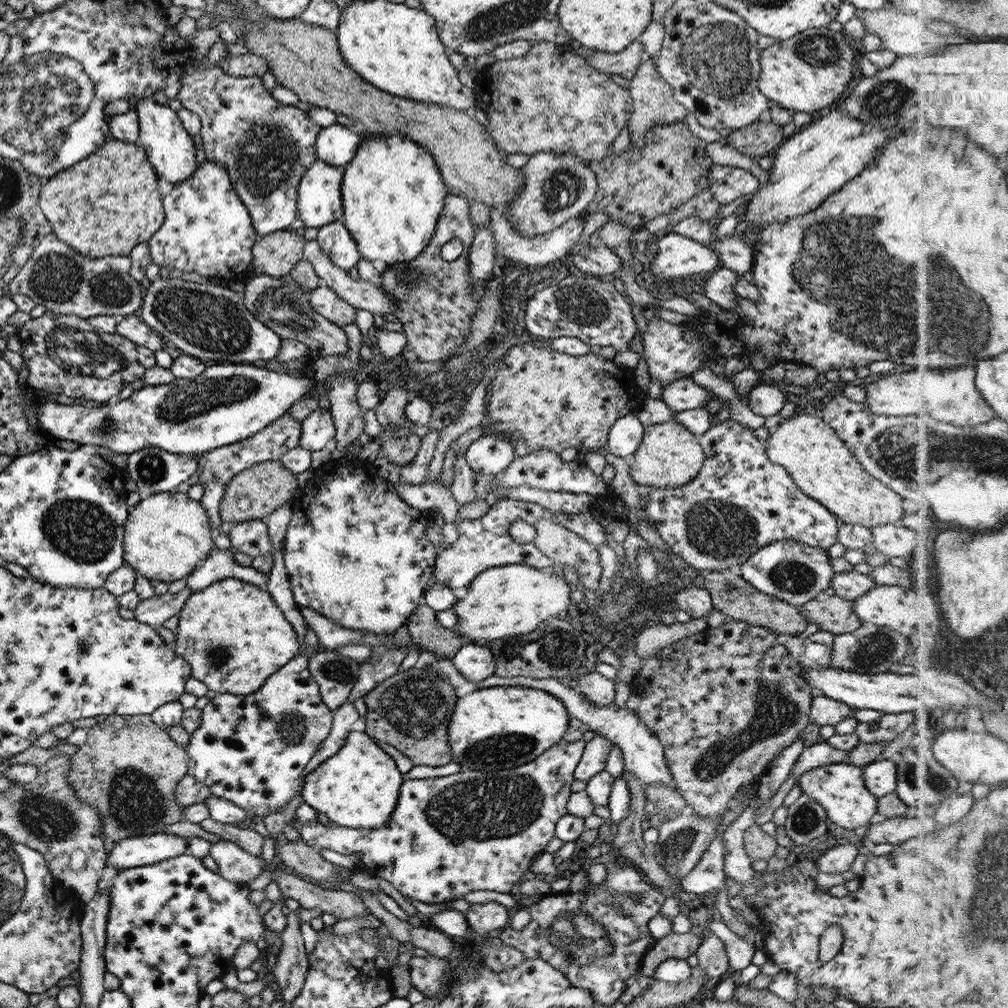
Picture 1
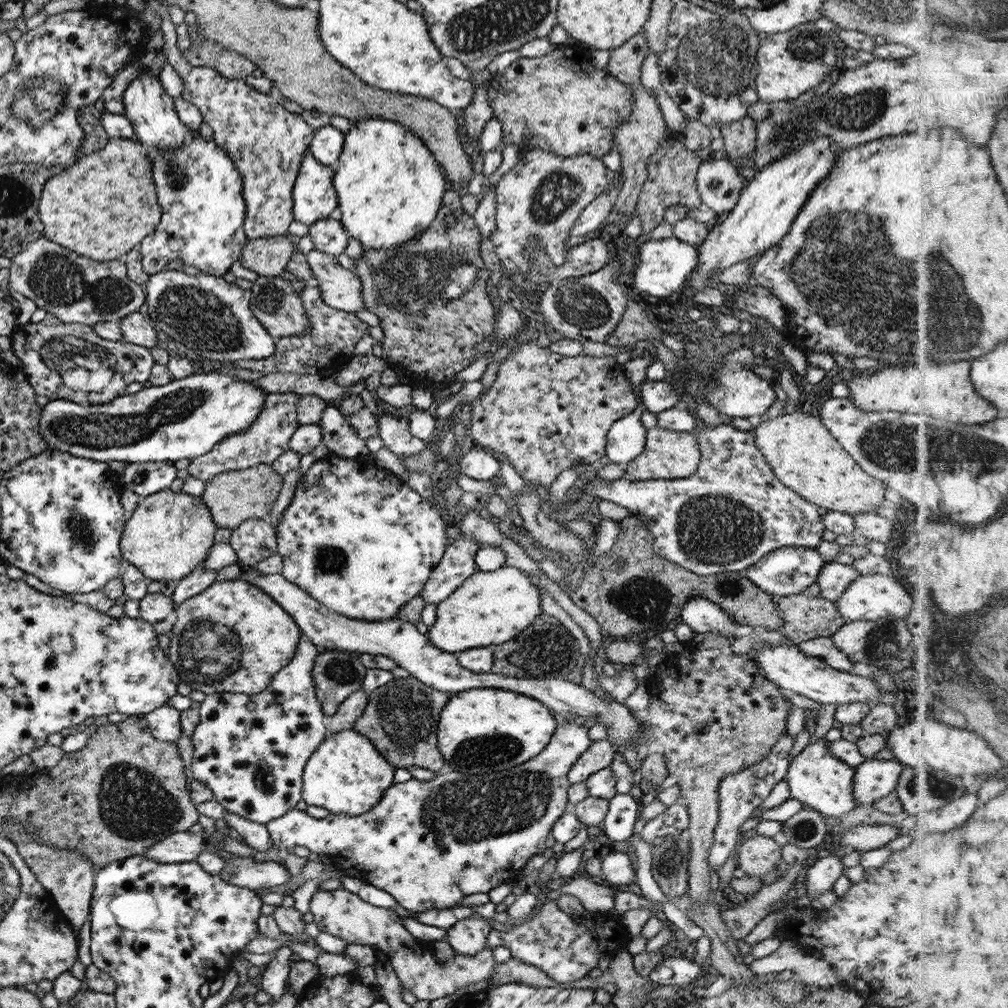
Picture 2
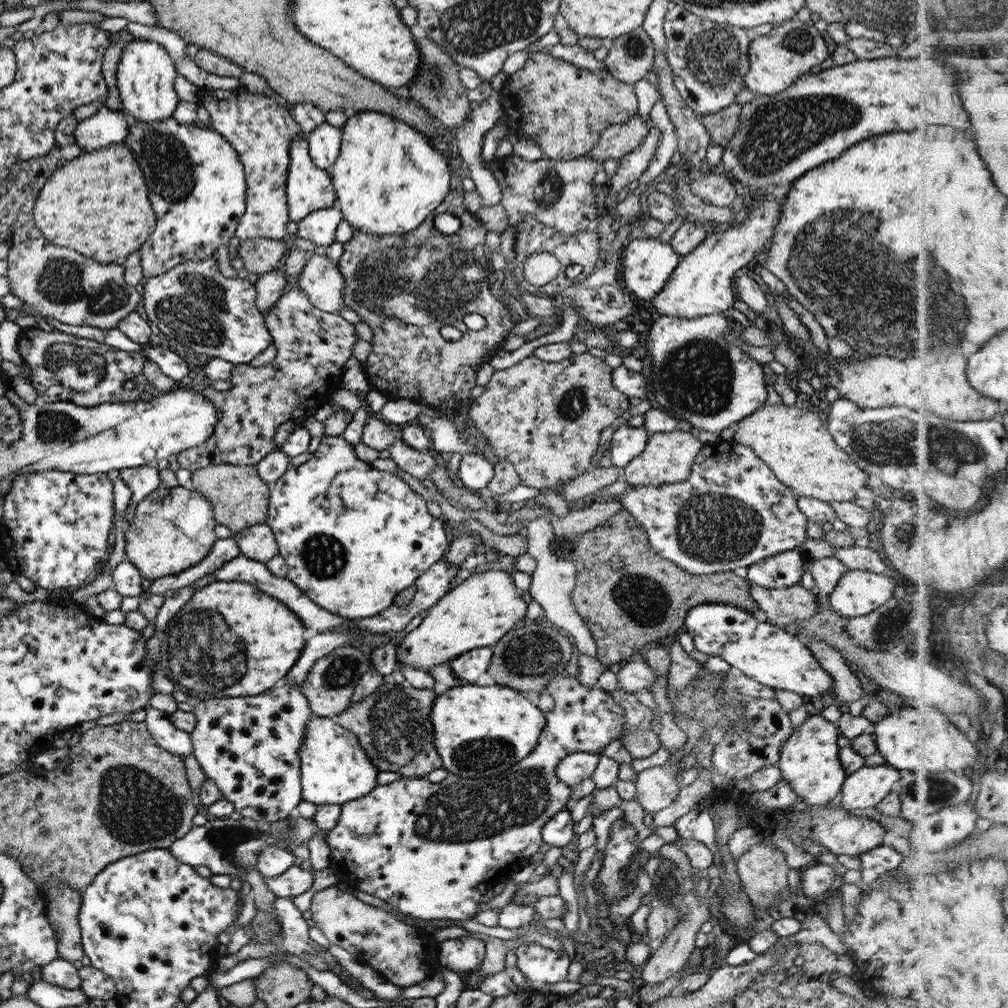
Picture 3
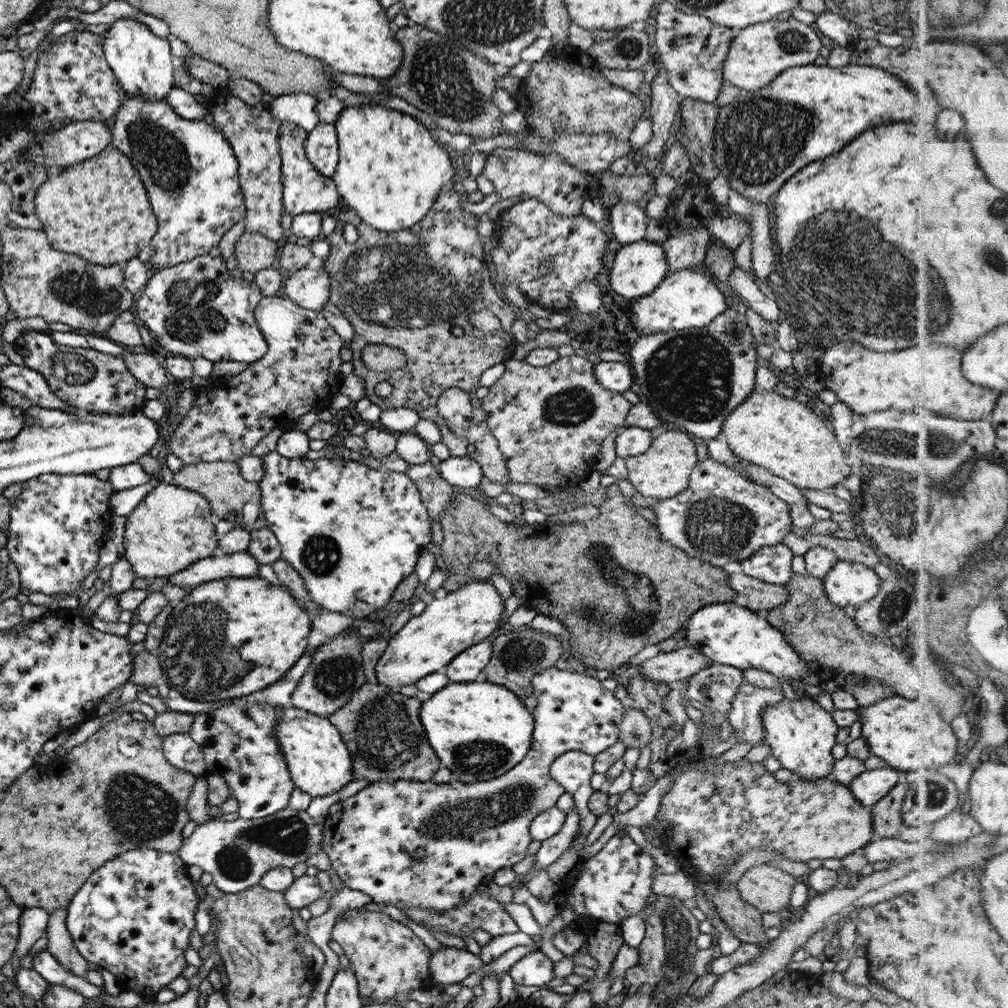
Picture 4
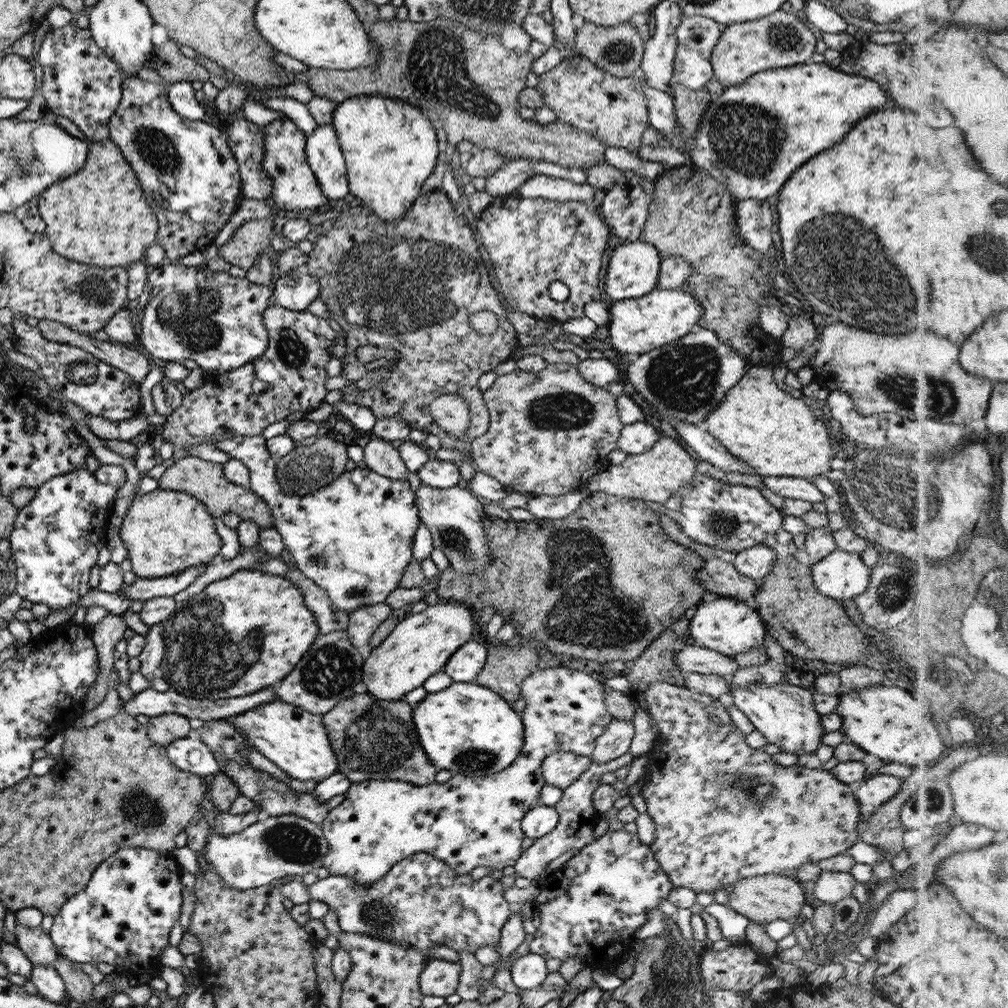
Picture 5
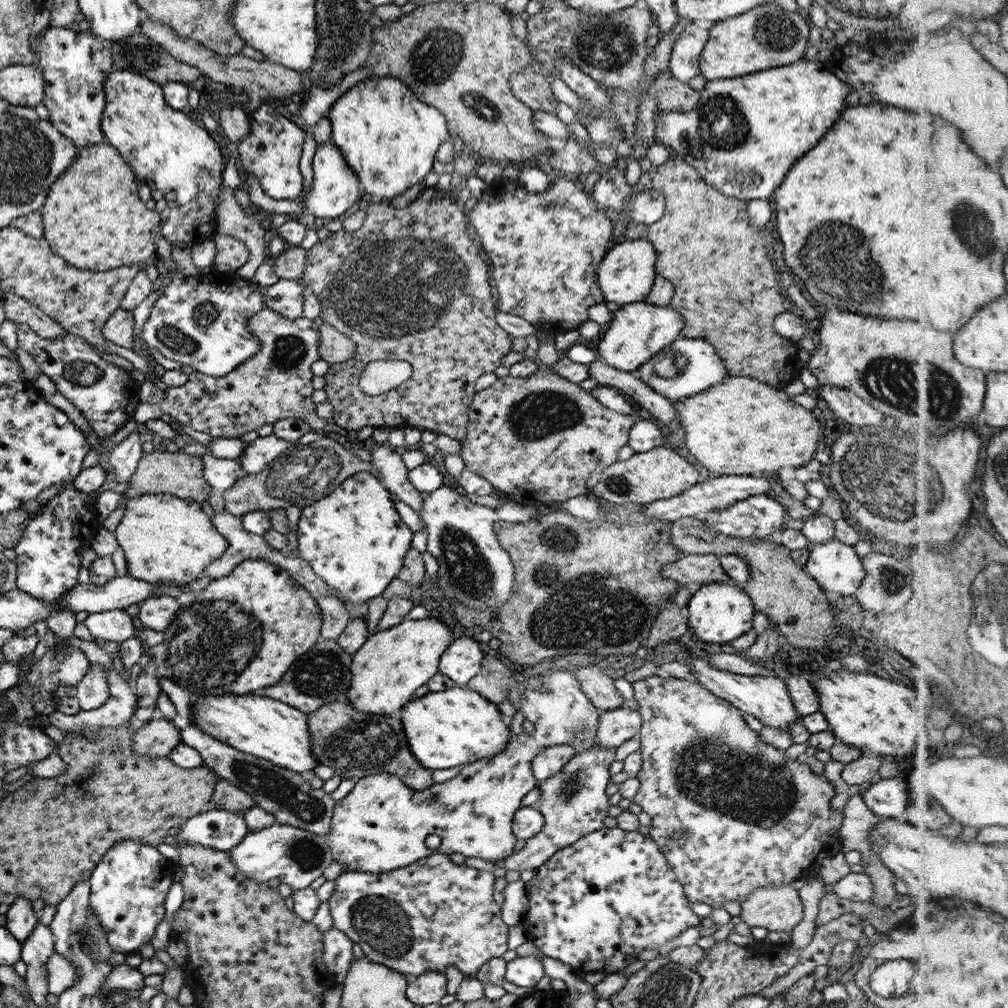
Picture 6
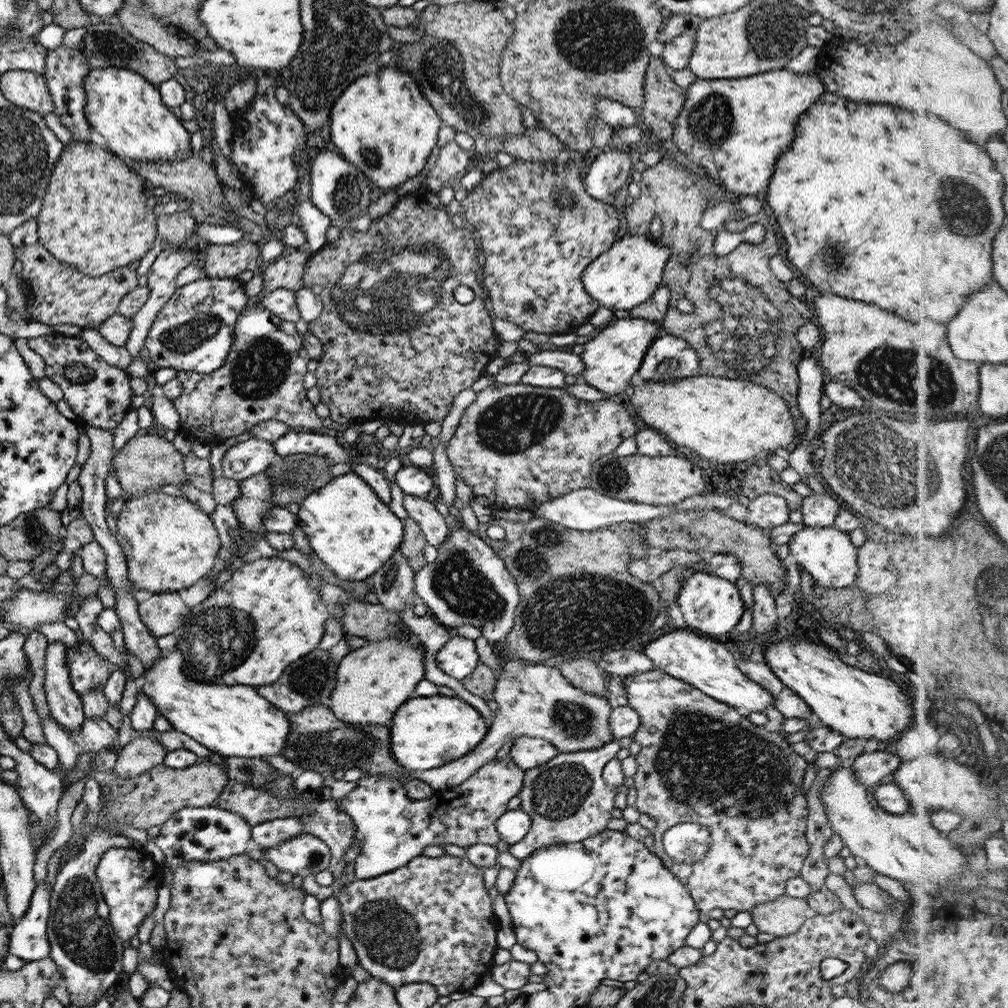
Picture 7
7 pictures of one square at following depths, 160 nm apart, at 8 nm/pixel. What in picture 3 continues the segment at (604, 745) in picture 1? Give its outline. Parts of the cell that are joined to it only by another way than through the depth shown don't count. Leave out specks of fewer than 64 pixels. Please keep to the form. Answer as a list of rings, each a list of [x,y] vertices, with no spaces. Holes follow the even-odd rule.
[[[574,752],[564,756],[554,768],[559,782],[571,788],[591,777],[601,754],[592,752]]]

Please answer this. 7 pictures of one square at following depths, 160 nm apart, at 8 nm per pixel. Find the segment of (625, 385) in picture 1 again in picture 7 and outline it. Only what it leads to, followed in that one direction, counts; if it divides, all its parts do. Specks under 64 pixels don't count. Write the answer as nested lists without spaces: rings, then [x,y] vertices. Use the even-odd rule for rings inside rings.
[[[493,383],[476,392],[474,401],[464,408],[444,452],[453,474],[471,489],[474,497],[487,499],[489,509],[515,507],[531,511],[571,490],[589,488],[592,462],[602,454],[613,453],[624,438],[633,437],[637,430],[623,405],[610,399],[579,400],[567,394],[564,387]]]

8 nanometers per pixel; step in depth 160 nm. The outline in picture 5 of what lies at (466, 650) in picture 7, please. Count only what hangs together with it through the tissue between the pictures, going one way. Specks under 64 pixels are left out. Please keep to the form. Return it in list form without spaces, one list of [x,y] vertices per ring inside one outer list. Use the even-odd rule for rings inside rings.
[[[478,640],[468,641],[457,648],[442,666],[442,671],[455,683],[473,683],[483,668],[487,650]]]

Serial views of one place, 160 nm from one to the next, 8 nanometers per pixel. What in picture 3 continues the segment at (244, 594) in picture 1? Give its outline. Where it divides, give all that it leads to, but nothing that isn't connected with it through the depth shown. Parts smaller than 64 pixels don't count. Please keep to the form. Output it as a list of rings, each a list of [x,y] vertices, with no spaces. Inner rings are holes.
[[[214,581],[205,586],[195,589],[189,600],[179,607],[179,610],[173,615],[173,618],[167,622],[167,627],[154,636],[159,640],[161,650],[157,657],[156,664],[162,676],[171,683],[181,688],[186,694],[189,694],[198,700],[209,700],[211,697],[223,698],[225,696],[253,696],[257,693],[267,691],[295,664],[299,658],[300,652],[304,650],[304,642],[307,633],[301,624],[300,618],[285,606],[280,600],[261,592],[256,586],[241,581]]]

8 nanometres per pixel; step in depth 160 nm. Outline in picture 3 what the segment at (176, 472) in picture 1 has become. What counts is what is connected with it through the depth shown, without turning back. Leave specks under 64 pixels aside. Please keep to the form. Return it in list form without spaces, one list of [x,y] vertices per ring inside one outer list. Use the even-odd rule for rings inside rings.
[[[154,464],[121,468],[118,470],[118,477],[126,484],[131,496],[126,509],[126,526],[131,523],[137,504],[153,490],[159,488],[160,478]]]

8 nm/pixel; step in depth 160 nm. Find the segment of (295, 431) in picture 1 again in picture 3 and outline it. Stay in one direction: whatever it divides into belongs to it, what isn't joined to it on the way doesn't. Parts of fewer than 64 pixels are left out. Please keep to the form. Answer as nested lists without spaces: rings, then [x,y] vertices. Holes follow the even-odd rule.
[[[297,286],[277,299],[272,307],[264,312],[262,319],[275,346],[274,358],[260,367],[253,367],[248,363],[235,364],[228,378],[230,387],[225,392],[217,392],[208,386],[202,389],[202,396],[216,408],[218,419],[213,432],[210,432],[204,443],[193,445],[176,454],[179,468],[194,471],[212,464],[254,465],[265,454],[279,450],[272,441],[275,428],[279,424],[301,418],[303,414],[310,414],[315,406],[328,402],[341,386],[344,364],[351,357],[351,346],[357,340],[353,324],[343,320],[336,313],[315,308]]]

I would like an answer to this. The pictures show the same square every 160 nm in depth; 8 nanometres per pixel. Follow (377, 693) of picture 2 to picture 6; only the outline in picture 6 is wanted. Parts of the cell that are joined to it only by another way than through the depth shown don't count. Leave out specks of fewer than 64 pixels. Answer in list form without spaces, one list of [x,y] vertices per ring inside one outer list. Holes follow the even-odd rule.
[[[348,701],[321,705],[316,711],[306,713],[307,728],[311,754],[319,765],[330,766],[333,775],[341,779],[360,779],[365,776],[389,774],[397,776],[405,786],[417,791],[425,790],[432,785],[430,769],[419,765],[418,760],[411,754],[397,714],[369,714],[355,710]]]

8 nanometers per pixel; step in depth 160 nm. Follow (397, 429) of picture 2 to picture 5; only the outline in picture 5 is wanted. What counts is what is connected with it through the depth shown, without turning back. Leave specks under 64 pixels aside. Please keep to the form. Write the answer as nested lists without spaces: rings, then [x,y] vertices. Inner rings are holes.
[[[420,484],[415,489],[415,506],[419,512],[419,521],[429,530],[433,546],[445,555],[449,567],[455,573],[471,575],[493,565],[490,546],[481,528],[481,518],[485,517],[482,501],[476,498],[462,485],[452,488],[434,488]]]

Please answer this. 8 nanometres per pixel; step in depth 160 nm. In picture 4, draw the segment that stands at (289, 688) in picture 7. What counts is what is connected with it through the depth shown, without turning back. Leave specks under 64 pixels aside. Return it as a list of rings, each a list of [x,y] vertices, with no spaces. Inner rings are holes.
[[[335,634],[333,638],[321,643],[316,651],[312,652],[305,674],[297,681],[290,696],[289,706],[320,717],[329,716],[343,706],[364,683],[361,643],[362,639],[356,634]]]

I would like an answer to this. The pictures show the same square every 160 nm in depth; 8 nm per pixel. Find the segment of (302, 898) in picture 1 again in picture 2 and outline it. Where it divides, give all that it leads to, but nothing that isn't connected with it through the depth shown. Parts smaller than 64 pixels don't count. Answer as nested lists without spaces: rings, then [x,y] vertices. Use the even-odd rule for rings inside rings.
[[[343,888],[327,891],[317,889],[313,898],[309,903],[309,910],[313,915],[313,922],[321,932],[327,932],[331,936],[337,936],[341,940],[345,940],[348,944],[363,944],[369,946],[375,952],[381,950],[387,954],[389,964],[395,969],[395,977],[399,978],[402,989],[409,991],[417,1000],[435,1000],[437,998],[449,996],[456,990],[467,987],[469,984],[486,981],[489,975],[493,973],[496,962],[493,960],[491,951],[487,945],[473,956],[465,956],[463,954],[454,954],[447,962],[439,962],[434,956],[431,947],[422,941],[412,937],[409,932],[404,929],[401,917],[396,915],[392,909],[377,907],[359,899],[357,895]]]

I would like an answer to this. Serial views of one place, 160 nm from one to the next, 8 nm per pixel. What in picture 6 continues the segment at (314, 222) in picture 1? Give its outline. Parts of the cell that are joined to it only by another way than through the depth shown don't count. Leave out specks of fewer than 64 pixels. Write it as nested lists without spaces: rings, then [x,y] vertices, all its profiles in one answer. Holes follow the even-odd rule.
[[[265,102],[250,113],[248,125],[250,129],[247,136],[237,145],[242,167],[257,178],[263,192],[269,198],[295,201],[302,191],[298,161],[303,147],[304,131]]]

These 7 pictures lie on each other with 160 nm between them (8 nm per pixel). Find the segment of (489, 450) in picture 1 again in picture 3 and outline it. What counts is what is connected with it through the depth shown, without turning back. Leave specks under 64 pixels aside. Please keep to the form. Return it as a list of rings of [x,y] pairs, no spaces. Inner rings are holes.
[[[476,453],[462,455],[457,466],[458,482],[469,491],[486,488],[492,472],[492,465],[481,454]]]

